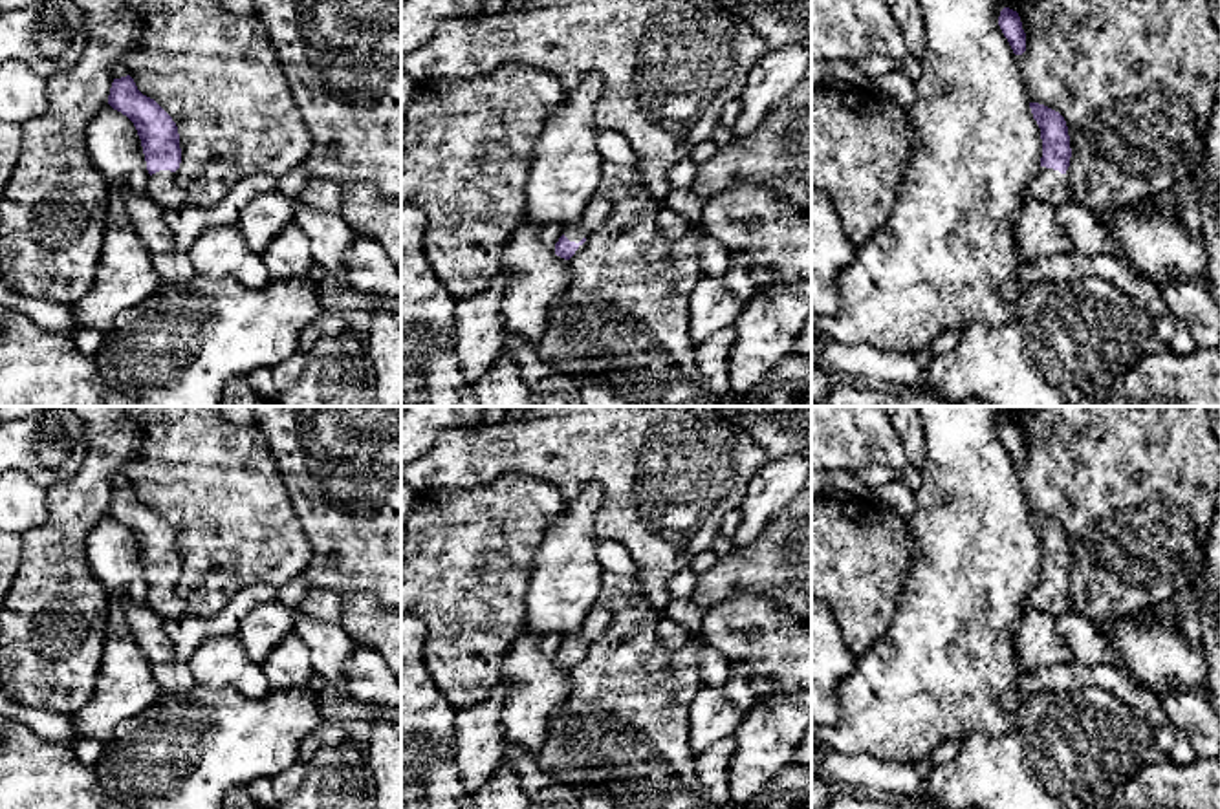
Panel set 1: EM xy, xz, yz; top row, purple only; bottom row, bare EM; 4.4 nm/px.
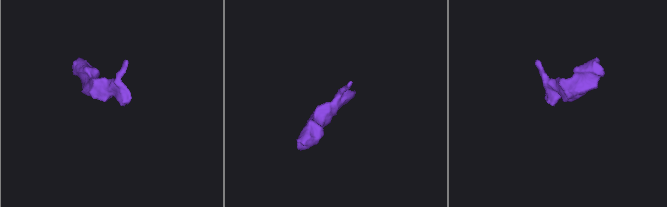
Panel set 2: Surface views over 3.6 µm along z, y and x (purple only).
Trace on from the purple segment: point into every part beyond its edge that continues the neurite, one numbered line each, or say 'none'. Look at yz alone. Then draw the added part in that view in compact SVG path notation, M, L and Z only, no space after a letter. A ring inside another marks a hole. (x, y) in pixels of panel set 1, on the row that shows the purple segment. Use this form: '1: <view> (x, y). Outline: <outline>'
1: yz (1050, 187). Outline: M1040 167L1037 176L1028 183L1024 190L1026 201L1040 201L1051 207L1059 207L1070 198L1068 178L1059 170Z

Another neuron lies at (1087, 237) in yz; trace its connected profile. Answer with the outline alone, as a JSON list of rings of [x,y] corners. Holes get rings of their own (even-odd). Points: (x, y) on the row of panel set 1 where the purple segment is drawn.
[[[1064,201],[1055,209],[1055,218],[1070,238],[1068,253],[1086,256],[1112,256],[1123,262],[1134,275],[1147,278],[1127,262],[1121,247],[1106,236],[1105,227],[1092,210],[1073,201]]]

